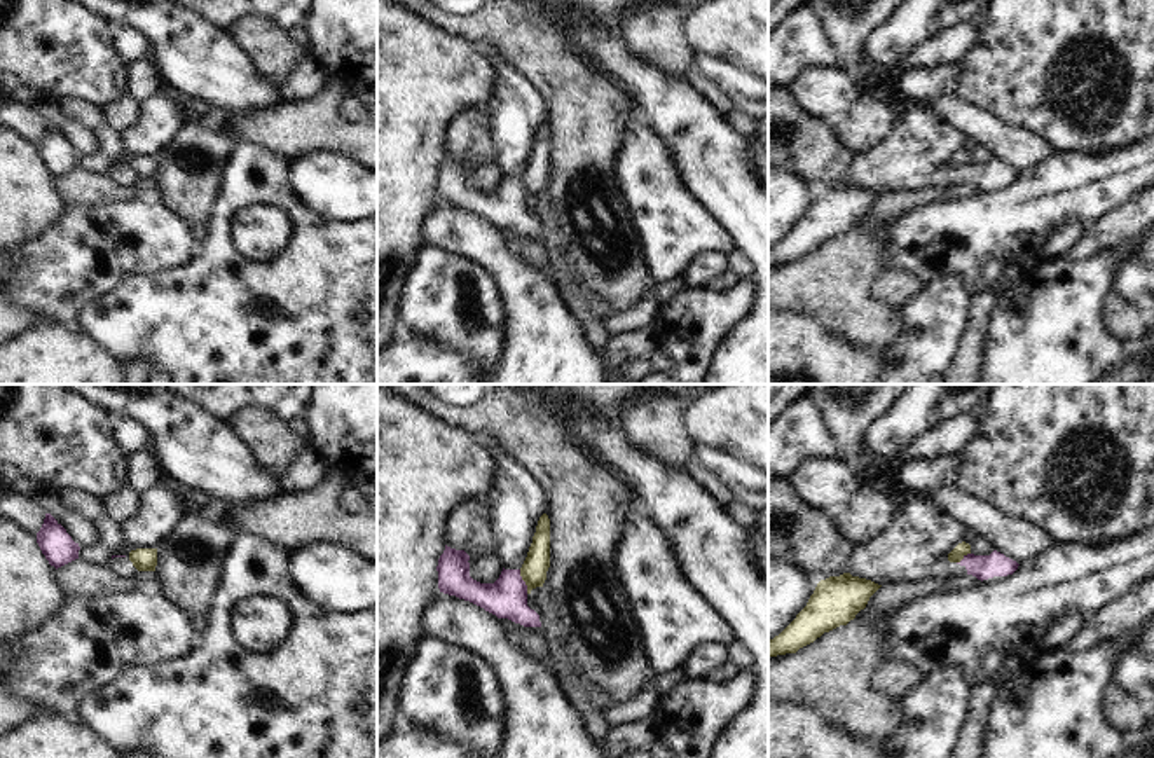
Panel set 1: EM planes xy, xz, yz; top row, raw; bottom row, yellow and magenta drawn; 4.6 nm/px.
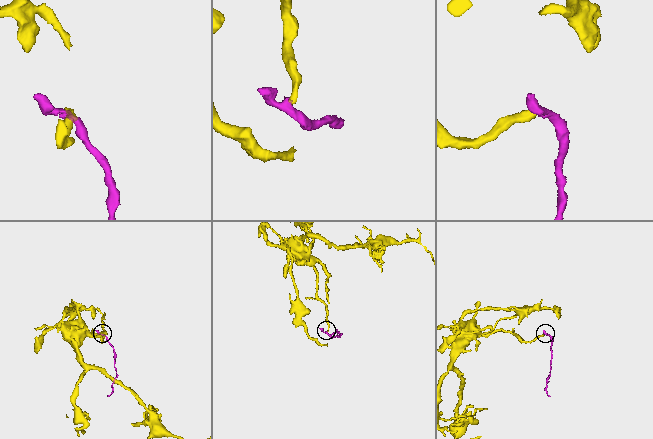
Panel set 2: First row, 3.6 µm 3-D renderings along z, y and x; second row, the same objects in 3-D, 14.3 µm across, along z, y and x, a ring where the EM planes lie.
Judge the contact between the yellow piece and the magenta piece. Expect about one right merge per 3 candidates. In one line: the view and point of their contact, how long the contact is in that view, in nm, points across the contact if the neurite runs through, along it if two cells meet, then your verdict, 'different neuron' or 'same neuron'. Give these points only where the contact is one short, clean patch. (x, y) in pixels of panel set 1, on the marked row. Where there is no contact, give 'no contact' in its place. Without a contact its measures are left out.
xz (524, 580) | 120 nm | along xz (519, 570), (528, 592) | different neuron

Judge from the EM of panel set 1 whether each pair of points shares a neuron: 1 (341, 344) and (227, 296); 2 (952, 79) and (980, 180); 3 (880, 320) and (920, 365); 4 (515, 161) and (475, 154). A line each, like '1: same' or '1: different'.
1: same
2: different
3: different
4: different

